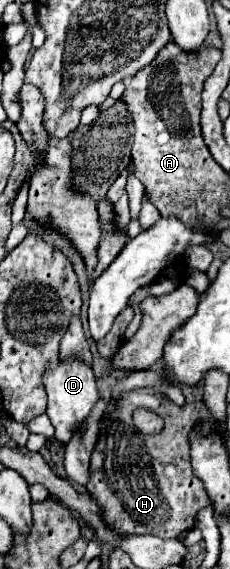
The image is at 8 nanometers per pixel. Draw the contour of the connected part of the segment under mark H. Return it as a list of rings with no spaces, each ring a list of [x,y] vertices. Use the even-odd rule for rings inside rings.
[[[140,390],[126,392],[118,408],[102,420],[100,440],[90,460],[88,492],[102,508],[104,522],[122,534],[156,534],[160,538],[178,538],[180,532],[190,530],[196,522],[196,512],[210,506],[208,494],[200,478],[190,468],[188,434],[194,422],[202,420],[204,432],[208,432],[210,414],[204,404],[176,406],[168,398],[146,392],[150,406],[140,400]],[[136,408],[148,408],[164,420],[160,434],[144,434],[136,430],[132,412]]]

